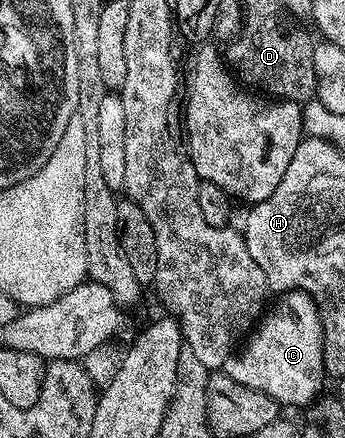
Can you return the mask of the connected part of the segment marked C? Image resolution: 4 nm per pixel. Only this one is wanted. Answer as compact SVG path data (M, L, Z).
M287 291L278 299L281 300L274 305L273 312L271 307L268 314L256 324L252 334L244 340L240 350L230 355L223 370L235 381L239 381L239 385L251 385L251 389L259 389L259 393L267 393L267 397L271 397L282 408L302 407L305 409L322 394L321 386L327 382L325 330L321 324L321 315L317 312L317 302L305 291Z

